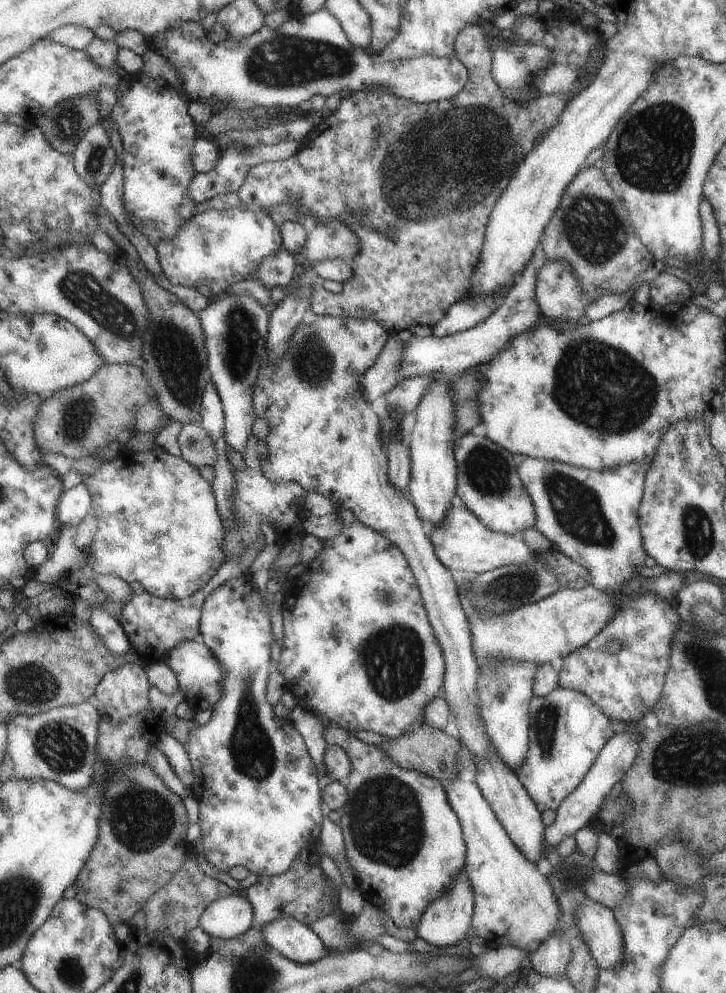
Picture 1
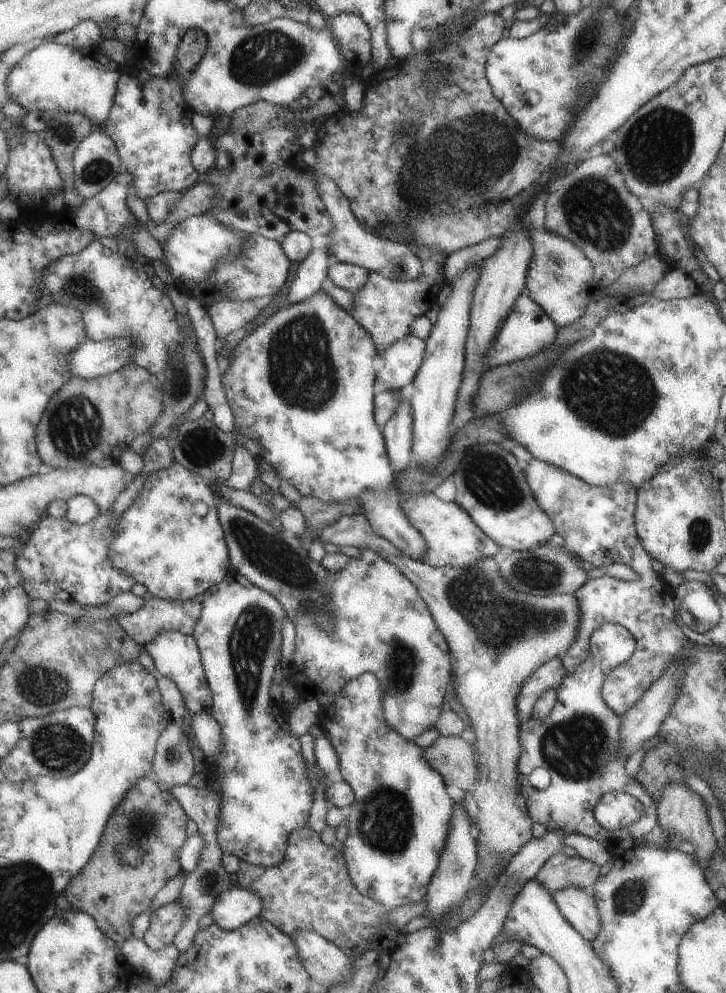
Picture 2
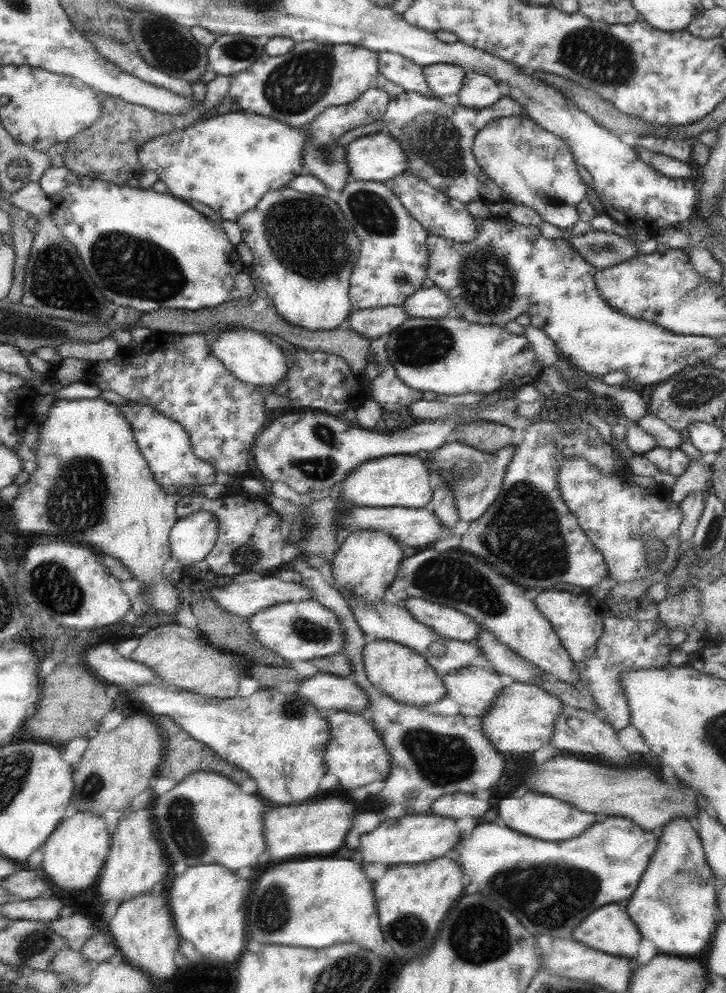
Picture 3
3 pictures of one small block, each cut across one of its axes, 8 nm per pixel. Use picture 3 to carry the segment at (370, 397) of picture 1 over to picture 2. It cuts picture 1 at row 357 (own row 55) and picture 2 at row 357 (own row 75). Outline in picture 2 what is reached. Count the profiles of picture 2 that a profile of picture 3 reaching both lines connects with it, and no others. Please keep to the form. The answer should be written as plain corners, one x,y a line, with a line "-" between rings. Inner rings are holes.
411,334
391,342
381,352
383,366
375,372
375,390
391,392
391,390
409,390
425,352
425,340
419,340

